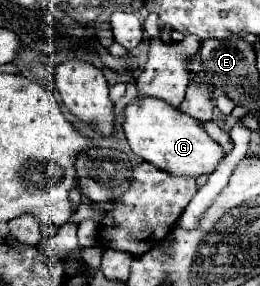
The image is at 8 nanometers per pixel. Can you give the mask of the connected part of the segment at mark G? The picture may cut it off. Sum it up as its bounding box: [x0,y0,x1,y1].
[122,98,226,178]

